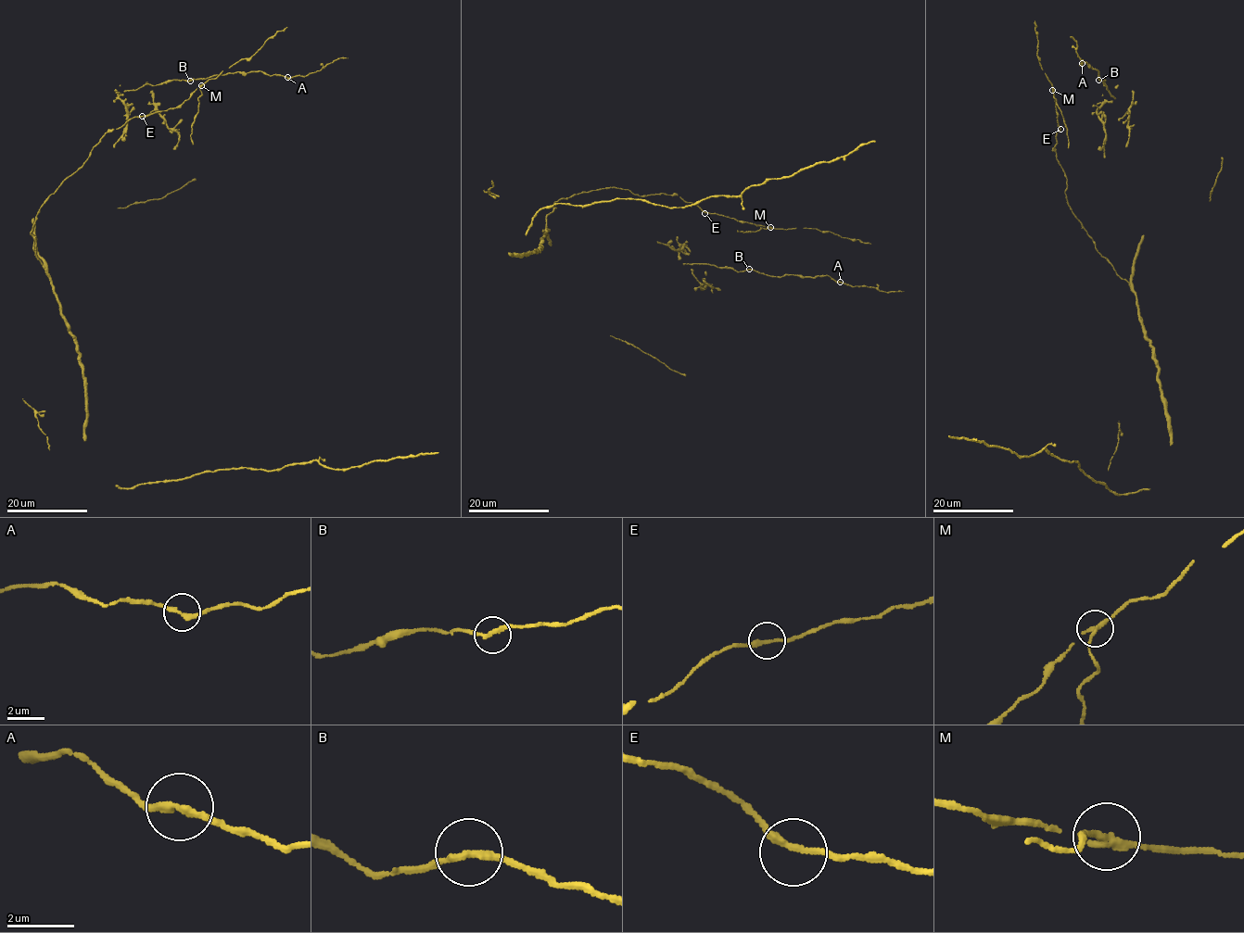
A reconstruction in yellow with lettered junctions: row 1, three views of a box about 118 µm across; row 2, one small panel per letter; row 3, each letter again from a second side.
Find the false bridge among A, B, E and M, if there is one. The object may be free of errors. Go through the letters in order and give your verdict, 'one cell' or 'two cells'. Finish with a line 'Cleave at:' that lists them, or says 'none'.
A: one cell
B: one cell
E: one cell
M: two cells
Cleave at: M

